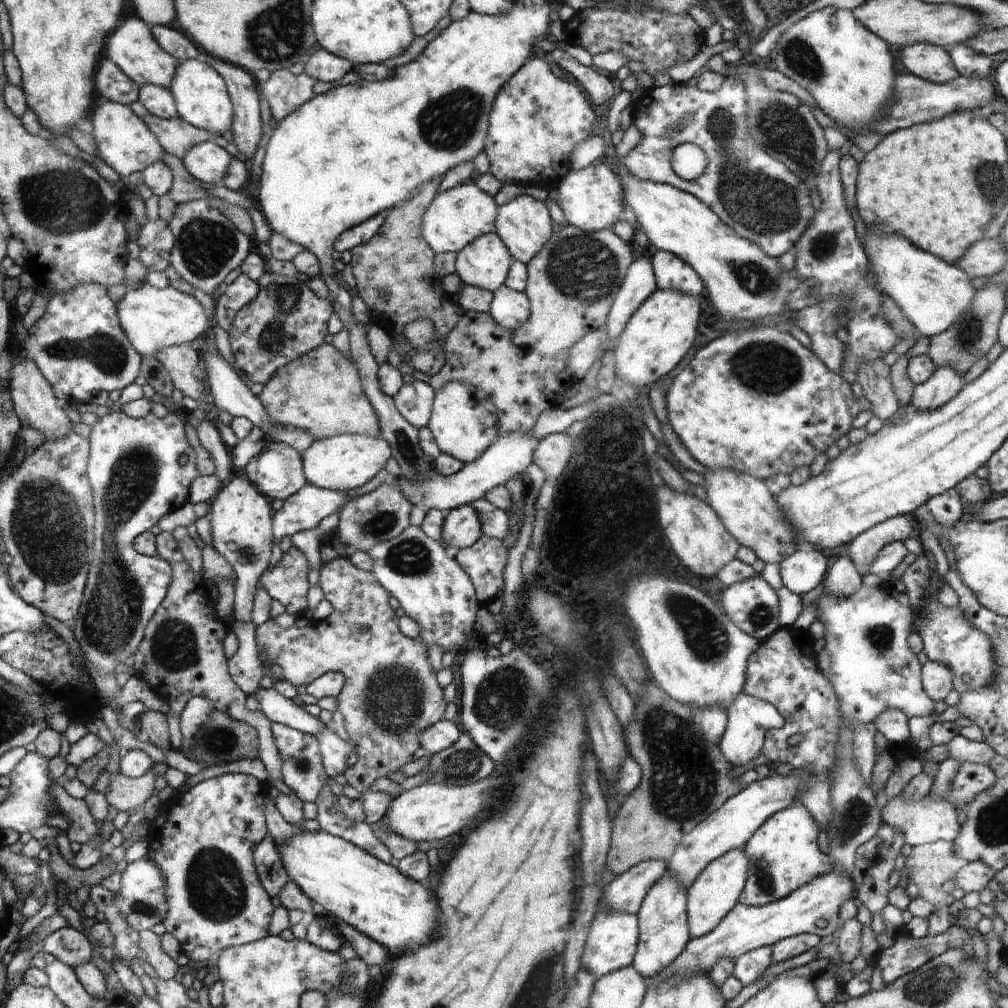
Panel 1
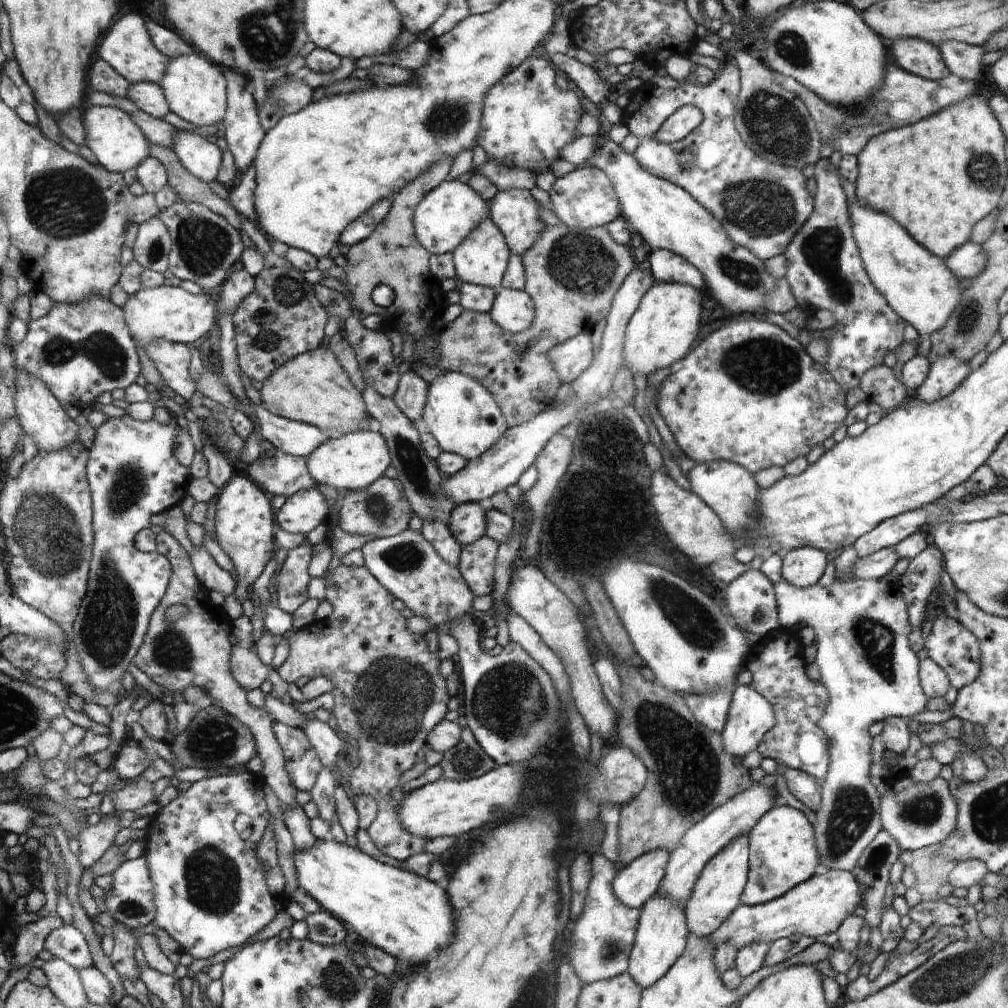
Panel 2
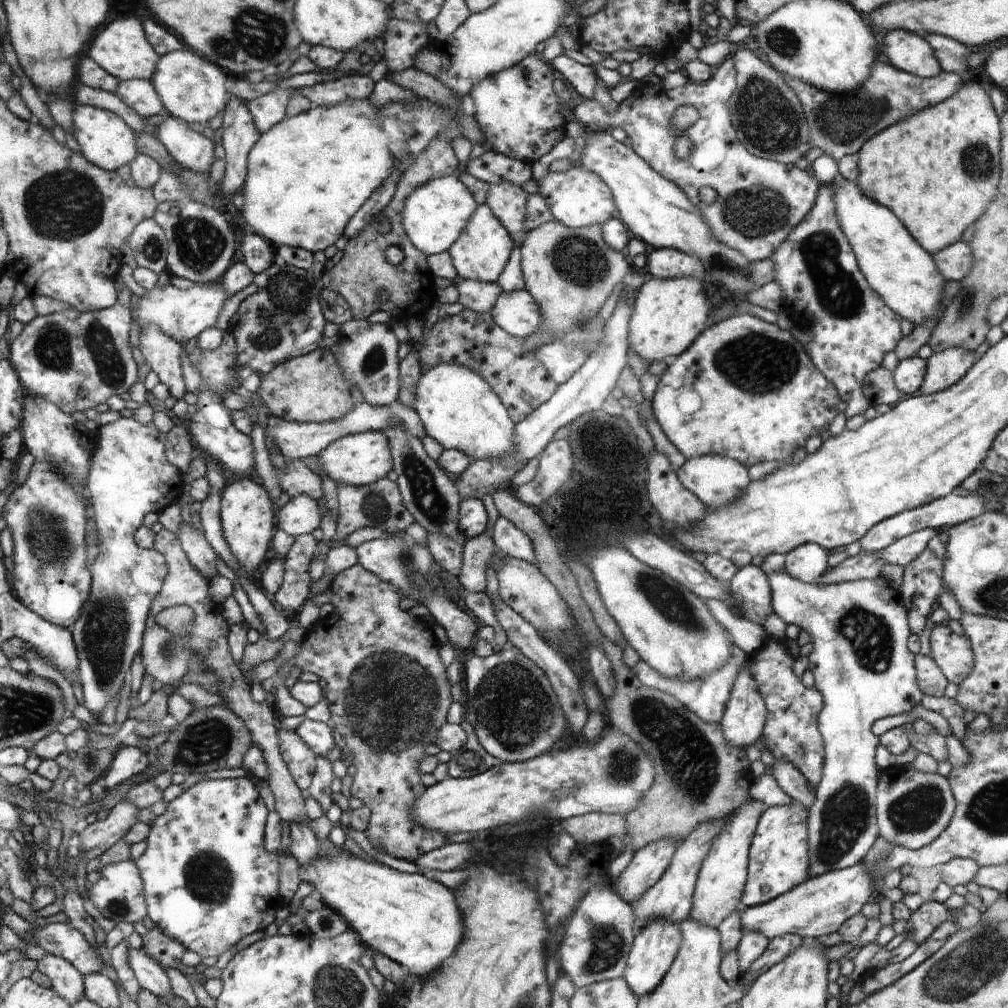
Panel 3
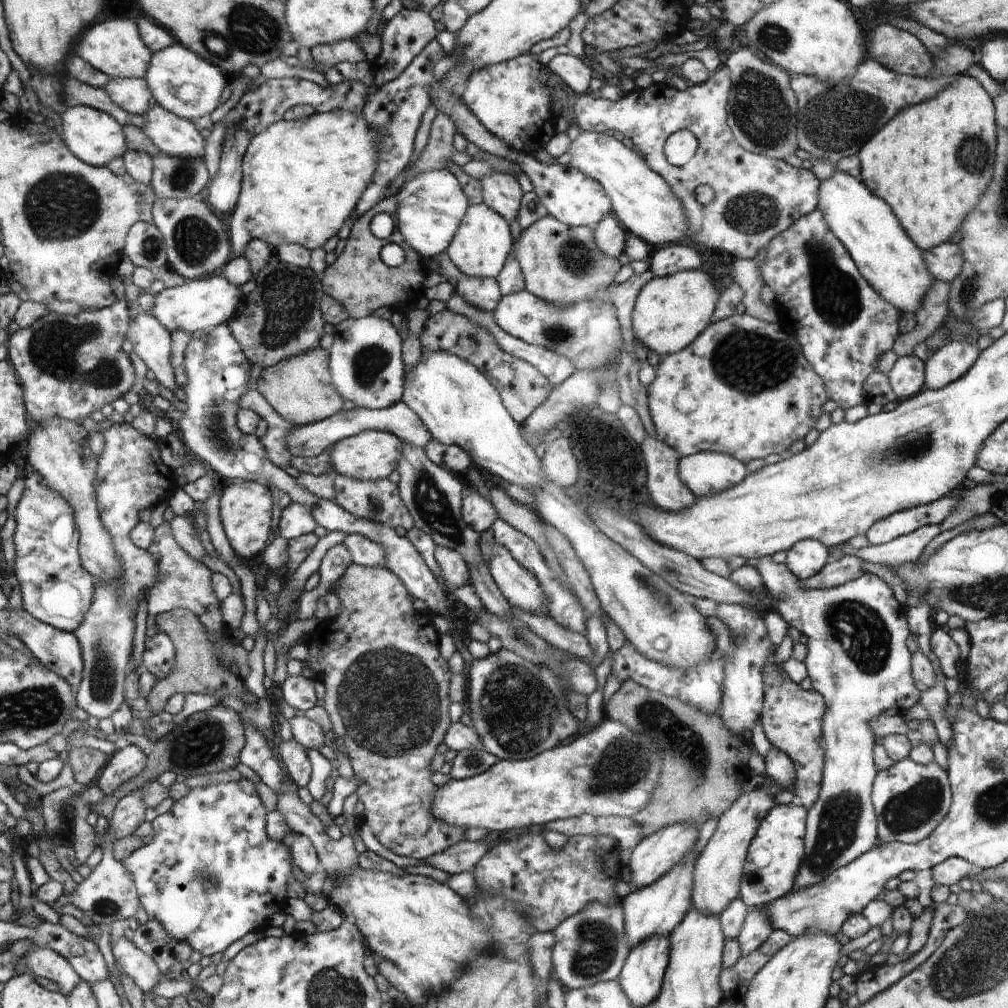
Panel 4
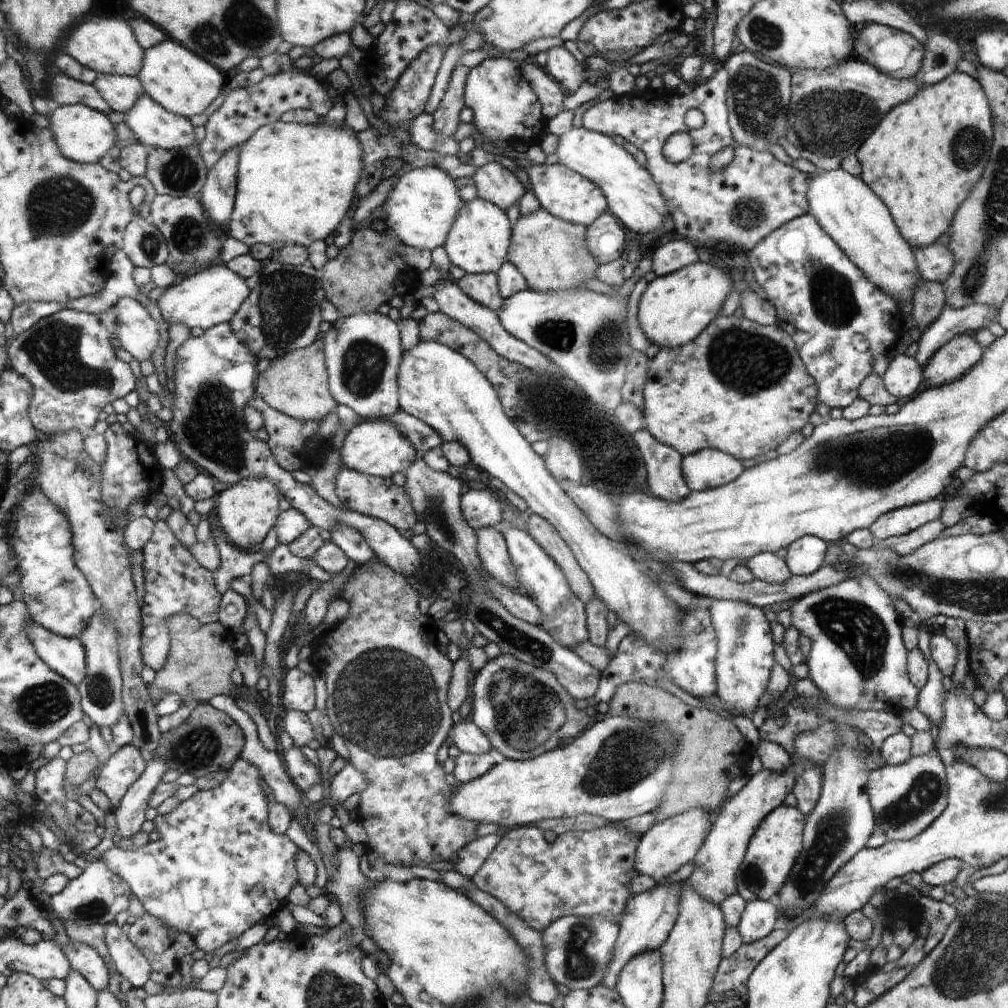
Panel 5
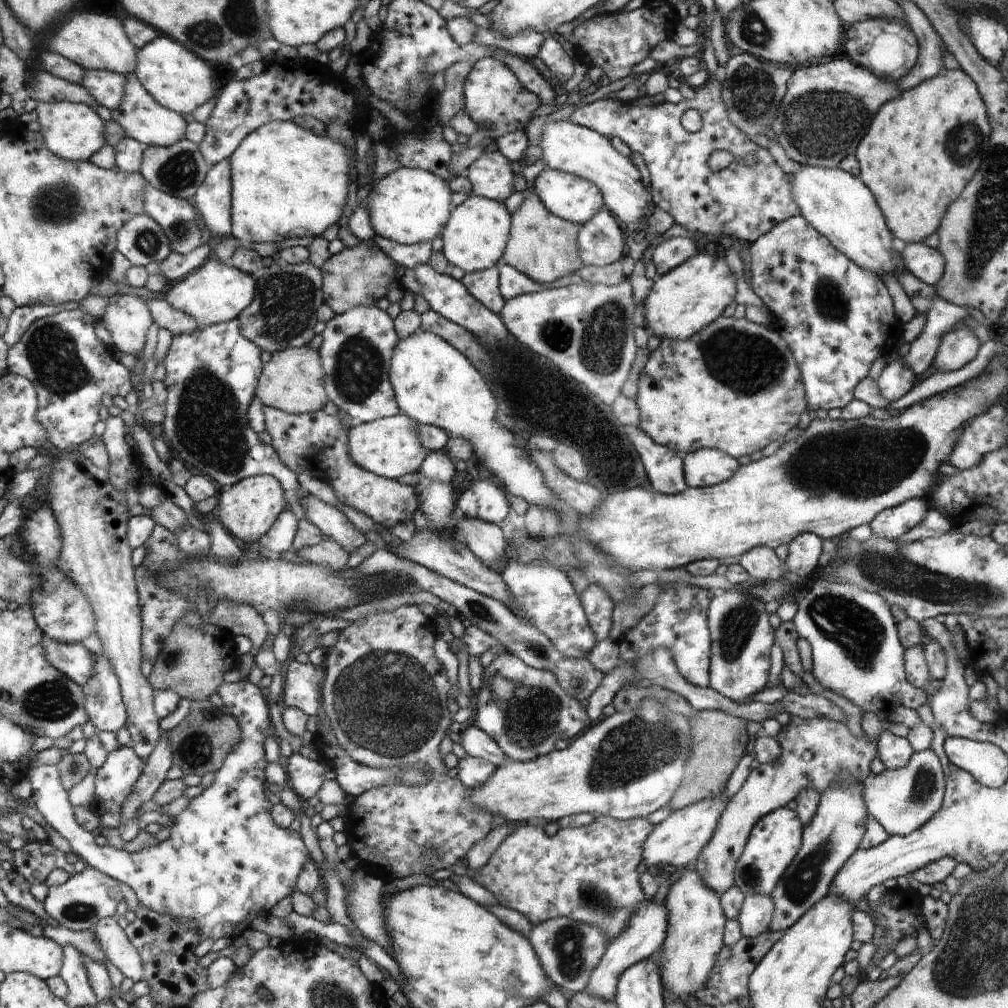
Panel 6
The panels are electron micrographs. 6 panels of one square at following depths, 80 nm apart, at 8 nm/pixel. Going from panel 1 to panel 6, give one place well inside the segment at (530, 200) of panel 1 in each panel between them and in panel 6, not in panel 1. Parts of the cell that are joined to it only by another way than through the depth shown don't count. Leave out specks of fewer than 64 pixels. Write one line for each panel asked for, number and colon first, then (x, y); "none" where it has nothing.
2: (515, 212)
3: (508, 201)
4: (500, 191)
5: (494, 183)
6: (490, 176)

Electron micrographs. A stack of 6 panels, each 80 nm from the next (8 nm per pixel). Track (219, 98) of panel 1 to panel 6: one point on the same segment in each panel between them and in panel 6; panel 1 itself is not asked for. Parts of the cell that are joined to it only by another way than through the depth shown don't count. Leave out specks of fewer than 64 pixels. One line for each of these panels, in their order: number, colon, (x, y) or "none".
2: (195, 89)
3: (192, 89)
4: (184, 83)
5: (178, 79)
6: (178, 79)

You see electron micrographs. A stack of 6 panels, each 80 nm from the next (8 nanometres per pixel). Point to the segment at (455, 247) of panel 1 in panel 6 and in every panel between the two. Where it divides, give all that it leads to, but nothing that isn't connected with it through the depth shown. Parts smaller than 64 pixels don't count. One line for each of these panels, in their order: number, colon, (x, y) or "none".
2: (448, 213)
3: (434, 216)
4: (432, 205)
5: (423, 206)
6: (410, 206)

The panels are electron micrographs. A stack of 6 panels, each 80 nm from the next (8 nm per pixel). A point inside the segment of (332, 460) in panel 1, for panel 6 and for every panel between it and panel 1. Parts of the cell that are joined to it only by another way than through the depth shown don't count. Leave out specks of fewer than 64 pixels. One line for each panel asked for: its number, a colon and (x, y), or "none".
2: (353, 461)
3: (360, 459)
4: (370, 455)
5: (378, 448)
6: (389, 447)

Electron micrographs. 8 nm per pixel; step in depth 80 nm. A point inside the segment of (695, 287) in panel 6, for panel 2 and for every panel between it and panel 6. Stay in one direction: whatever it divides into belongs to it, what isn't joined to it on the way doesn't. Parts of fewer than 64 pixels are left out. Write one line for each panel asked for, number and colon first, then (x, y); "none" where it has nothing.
2: (661, 331)
3: (669, 313)
4: (670, 312)
5: (674, 309)

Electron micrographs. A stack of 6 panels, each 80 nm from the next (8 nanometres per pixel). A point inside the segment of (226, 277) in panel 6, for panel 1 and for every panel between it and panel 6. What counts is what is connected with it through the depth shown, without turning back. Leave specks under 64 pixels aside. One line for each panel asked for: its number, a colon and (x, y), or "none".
1: (152, 318)
2: (179, 316)
3: (181, 313)
4: (198, 304)
5: (215, 294)

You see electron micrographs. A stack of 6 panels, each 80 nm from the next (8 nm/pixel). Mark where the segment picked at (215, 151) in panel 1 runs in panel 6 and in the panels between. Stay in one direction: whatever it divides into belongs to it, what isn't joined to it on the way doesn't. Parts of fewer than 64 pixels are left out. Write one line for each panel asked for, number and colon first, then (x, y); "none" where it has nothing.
2: (201, 158)
3: (189, 149)
4: (176, 137)
5: (154, 126)
6: (144, 119)

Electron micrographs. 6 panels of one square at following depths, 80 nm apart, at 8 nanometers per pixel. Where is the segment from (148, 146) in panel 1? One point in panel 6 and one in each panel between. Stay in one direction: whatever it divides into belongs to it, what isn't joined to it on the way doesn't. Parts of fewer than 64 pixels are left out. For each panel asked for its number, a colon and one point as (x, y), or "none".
2: (118, 144)
3: (104, 140)
4: (95, 137)
5: (85, 135)
6: (74, 131)

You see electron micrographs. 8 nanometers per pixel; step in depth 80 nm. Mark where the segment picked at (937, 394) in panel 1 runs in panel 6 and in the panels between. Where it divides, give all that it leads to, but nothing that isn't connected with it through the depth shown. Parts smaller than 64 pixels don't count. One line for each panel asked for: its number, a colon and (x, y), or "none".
2: (946, 373)
3: (944, 369)
4: (946, 364)
5: (960, 354)
6: (958, 347)

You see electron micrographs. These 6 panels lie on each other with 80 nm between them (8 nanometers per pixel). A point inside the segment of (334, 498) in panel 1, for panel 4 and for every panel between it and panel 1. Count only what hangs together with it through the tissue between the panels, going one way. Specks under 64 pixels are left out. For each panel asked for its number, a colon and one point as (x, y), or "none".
2: (303, 512)
3: (301, 515)
4: (296, 519)

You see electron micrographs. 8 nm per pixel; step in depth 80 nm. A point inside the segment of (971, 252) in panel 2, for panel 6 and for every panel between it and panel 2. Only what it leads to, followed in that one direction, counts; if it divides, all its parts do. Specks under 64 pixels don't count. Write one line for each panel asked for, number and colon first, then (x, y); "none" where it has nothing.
3: (954, 262)
4: (946, 261)
5: (936, 262)
6: (926, 263)

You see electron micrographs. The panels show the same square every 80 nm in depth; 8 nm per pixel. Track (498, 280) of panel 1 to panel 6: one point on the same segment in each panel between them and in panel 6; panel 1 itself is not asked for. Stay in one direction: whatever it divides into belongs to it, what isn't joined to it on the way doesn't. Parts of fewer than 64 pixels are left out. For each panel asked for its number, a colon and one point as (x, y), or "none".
2: (483, 257)
3: (482, 252)
4: (481, 247)
5: (479, 242)
6: (475, 239)

